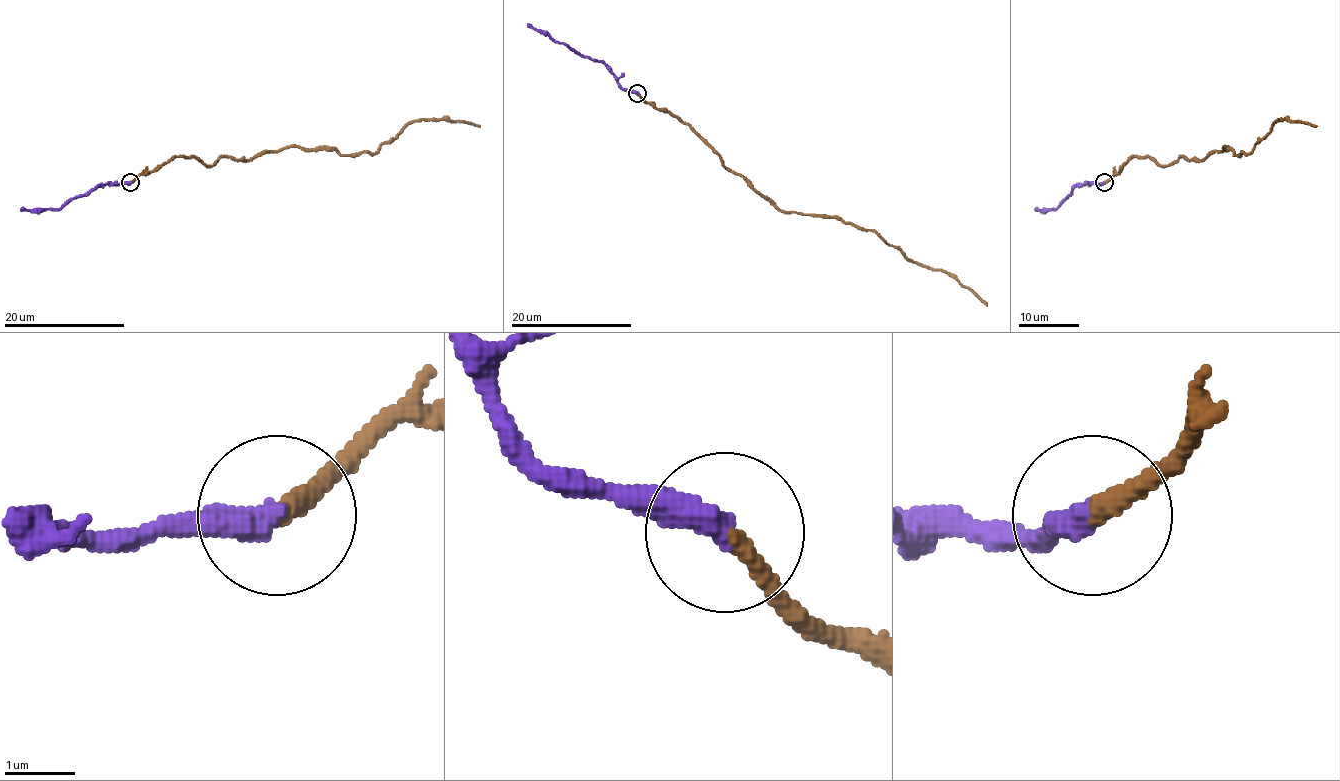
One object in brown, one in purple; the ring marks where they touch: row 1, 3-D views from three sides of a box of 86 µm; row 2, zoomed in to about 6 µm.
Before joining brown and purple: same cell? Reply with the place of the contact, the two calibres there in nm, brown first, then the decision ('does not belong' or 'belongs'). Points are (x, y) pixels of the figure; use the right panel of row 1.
(1104, 182) | 280/440 nm | does not belong

